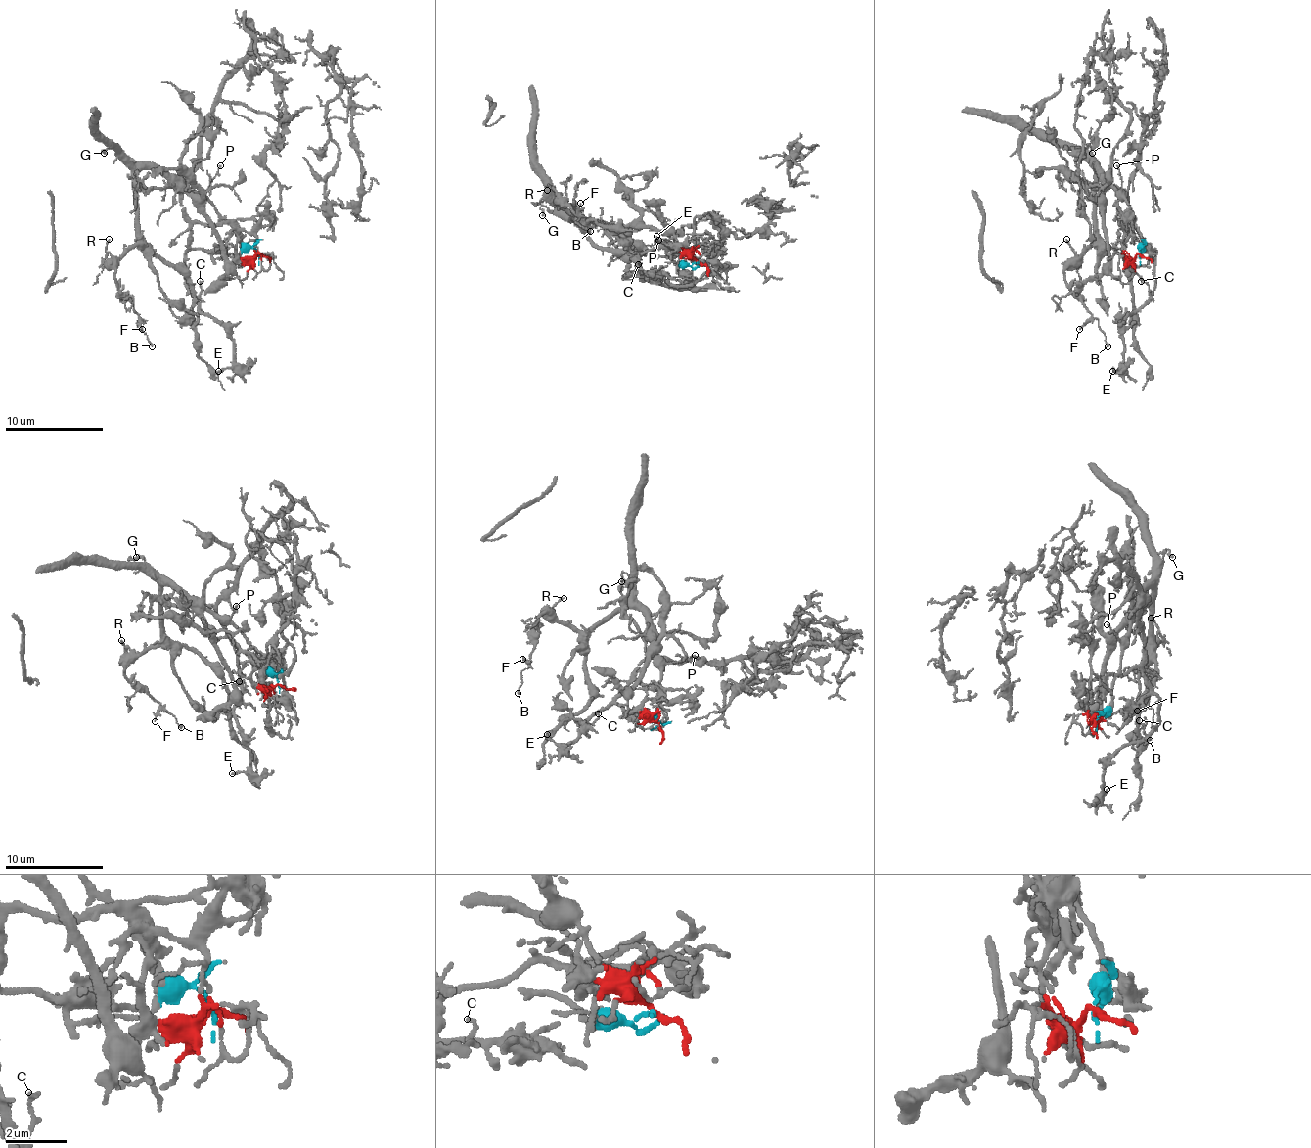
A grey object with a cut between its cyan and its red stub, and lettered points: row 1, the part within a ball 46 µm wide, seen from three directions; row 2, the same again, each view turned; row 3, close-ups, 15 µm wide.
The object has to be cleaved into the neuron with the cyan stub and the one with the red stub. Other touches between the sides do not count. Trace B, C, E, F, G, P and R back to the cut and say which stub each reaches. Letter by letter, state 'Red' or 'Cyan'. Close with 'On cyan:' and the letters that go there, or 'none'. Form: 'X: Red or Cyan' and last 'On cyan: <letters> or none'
B: Cyan
C: Red
E: Red
F: Cyan
G: Cyan
P: Cyan
R: Cyan
On cyan: B, F, G, P, R

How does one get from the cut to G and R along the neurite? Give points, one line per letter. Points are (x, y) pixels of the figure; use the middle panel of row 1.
G: (698, 262), (678, 265), (621, 236), (611, 236), (592, 221), (574, 221), (553, 213), (545, 206), (543, 216)
R: (698, 262), (678, 265), (621, 236), (611, 236), (592, 221), (579, 221), (545, 197), (548, 189)

